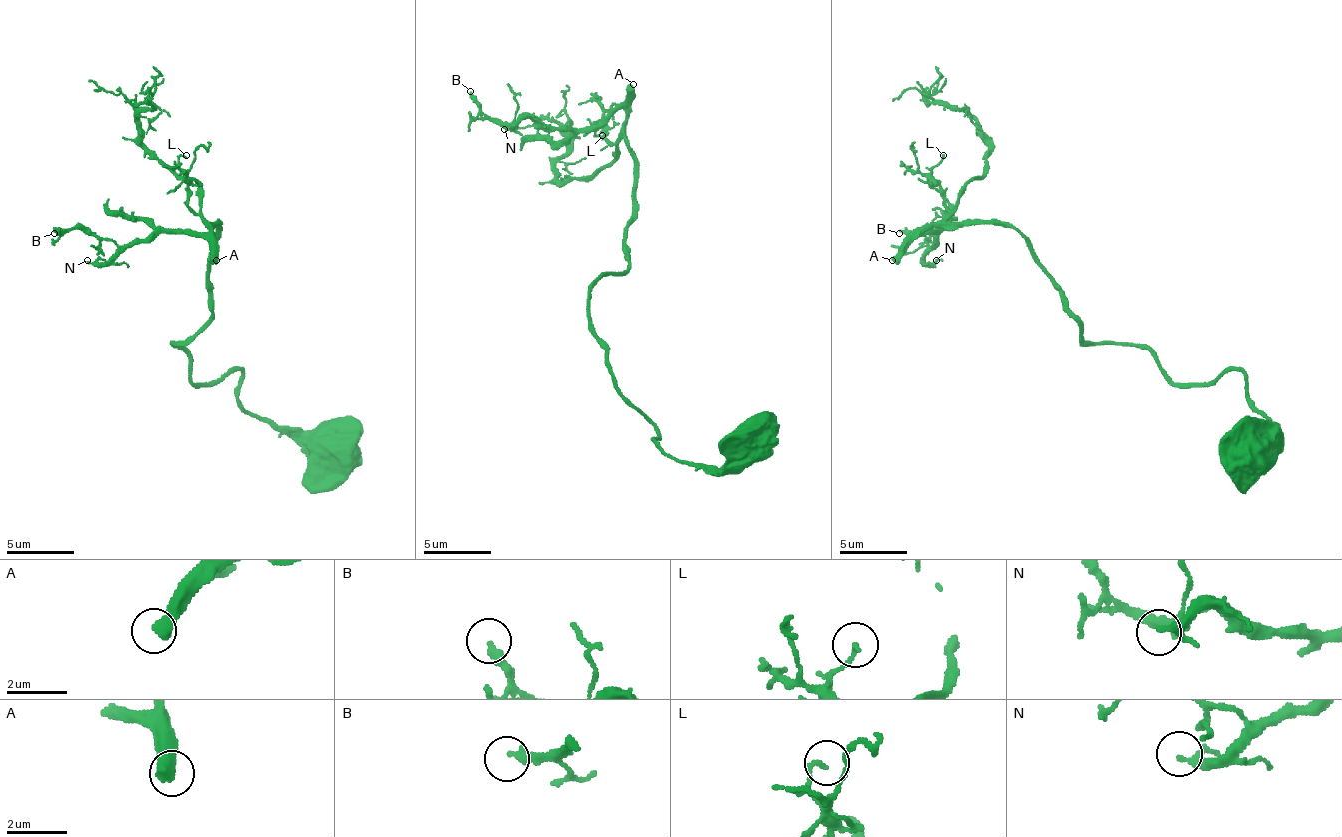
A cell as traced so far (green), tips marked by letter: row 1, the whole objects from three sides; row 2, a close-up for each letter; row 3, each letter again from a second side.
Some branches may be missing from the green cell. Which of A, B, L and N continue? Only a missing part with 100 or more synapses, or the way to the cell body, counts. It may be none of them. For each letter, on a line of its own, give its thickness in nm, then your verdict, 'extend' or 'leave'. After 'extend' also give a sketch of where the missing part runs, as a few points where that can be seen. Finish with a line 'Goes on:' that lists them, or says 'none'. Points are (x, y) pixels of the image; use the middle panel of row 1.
A: 550 nm | extend
B: 280 nm | leave
L: 140 nm | leave
N: 180 nm | leave
Goes on: A

